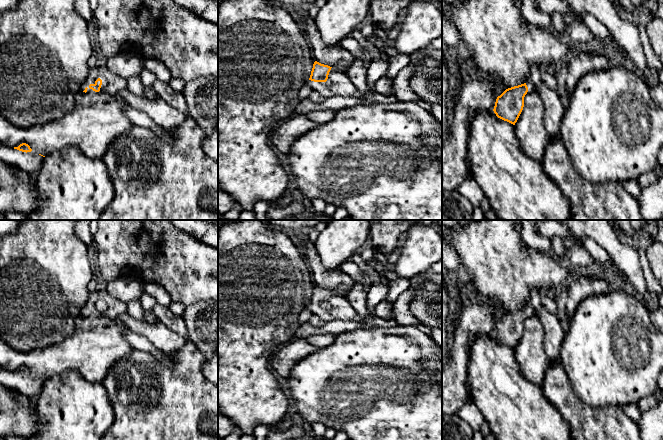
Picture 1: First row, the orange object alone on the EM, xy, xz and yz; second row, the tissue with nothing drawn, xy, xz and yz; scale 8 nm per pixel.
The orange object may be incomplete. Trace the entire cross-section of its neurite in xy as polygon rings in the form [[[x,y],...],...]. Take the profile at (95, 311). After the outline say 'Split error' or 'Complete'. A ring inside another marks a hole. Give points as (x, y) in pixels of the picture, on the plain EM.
[[[103,285],[95,295],[89,297],[81,310],[81,315],[85,317],[106,316],[111,319],[116,319],[124,313],[127,313],[127,304],[112,297]]]. Split error

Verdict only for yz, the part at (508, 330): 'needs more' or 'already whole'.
needs more

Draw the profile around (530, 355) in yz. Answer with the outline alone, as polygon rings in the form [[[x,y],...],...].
[[[534,314],[524,321],[523,334],[514,349],[516,363],[523,377],[541,386],[549,361],[544,349],[545,332],[539,317]]]

